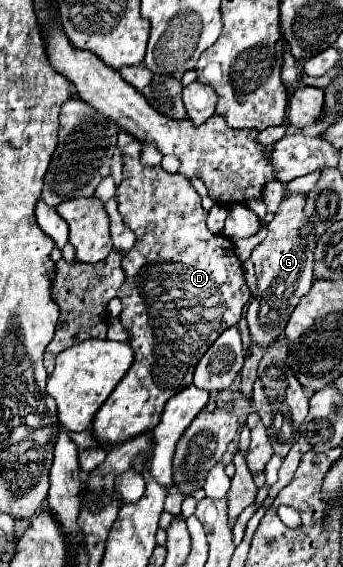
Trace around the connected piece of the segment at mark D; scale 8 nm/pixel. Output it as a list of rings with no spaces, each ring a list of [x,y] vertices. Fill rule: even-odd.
[[[122,129],[118,133],[118,149],[124,153],[124,181],[118,187],[116,197],[118,211],[124,223],[136,235],[134,247],[122,259],[122,271],[126,279],[118,289],[118,297],[124,307],[120,323],[130,335],[128,343],[134,349],[134,363],[94,417],[92,435],[96,441],[108,445],[118,445],[134,439],[146,431],[152,431],[160,423],[166,401],[192,385],[196,363],[228,327],[240,321],[242,309],[252,295],[244,279],[242,263],[234,255],[232,241],[228,237],[212,233],[206,227],[208,213],[202,209],[202,199],[194,191],[192,183],[184,175],[166,173],[160,165],[142,165],[142,143]]]

